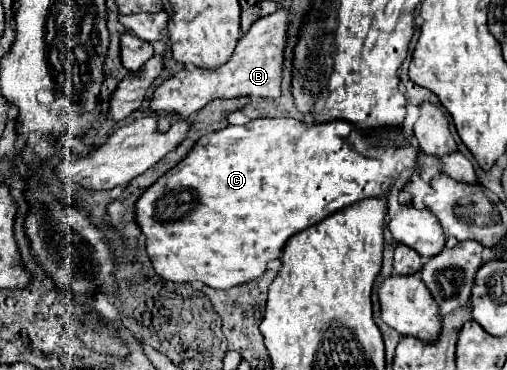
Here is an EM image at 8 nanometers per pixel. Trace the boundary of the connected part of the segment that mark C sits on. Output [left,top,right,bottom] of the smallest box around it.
[135,119,445,289]

